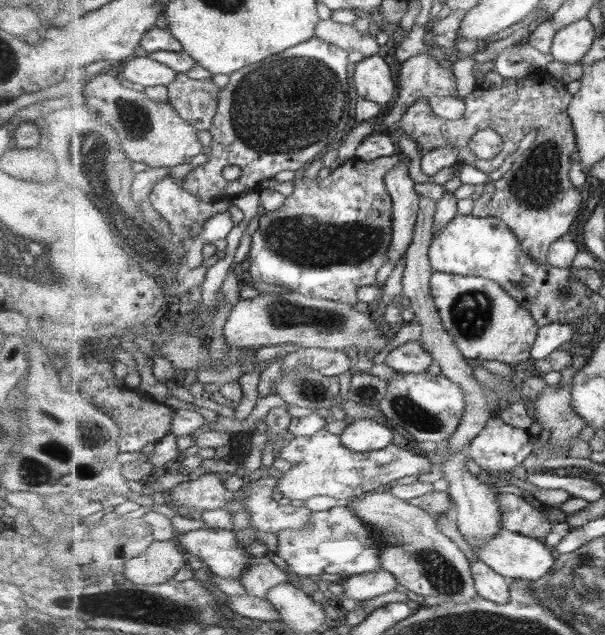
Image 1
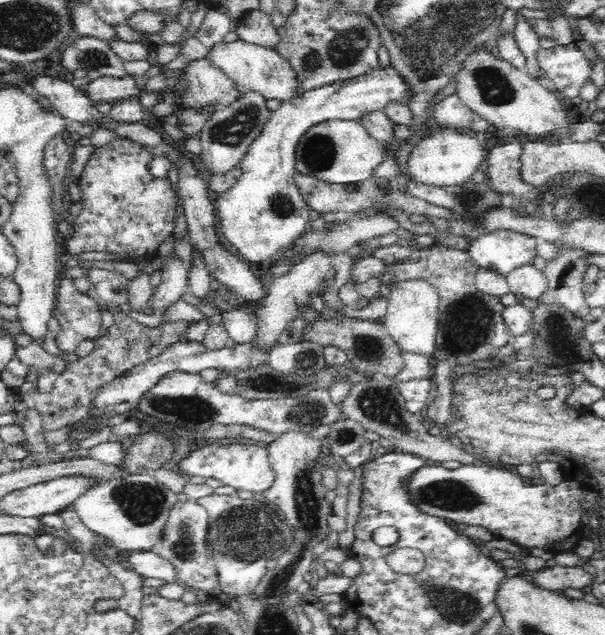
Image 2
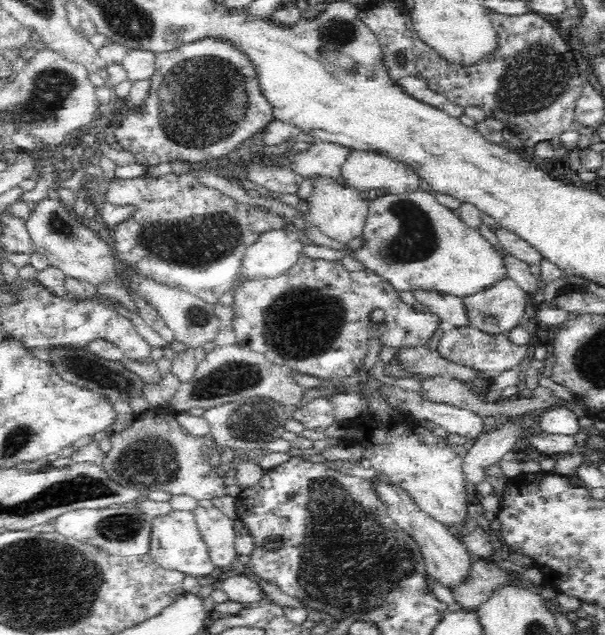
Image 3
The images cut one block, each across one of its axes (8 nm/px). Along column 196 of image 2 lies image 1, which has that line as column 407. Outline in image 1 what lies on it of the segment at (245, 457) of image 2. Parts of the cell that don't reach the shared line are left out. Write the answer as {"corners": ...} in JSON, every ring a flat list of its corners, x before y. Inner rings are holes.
{"corners":[[321,430,314,436,296,436,295,440,289,444,284,454,279,454,279,458,285,458,287,462,295,463,285,475,279,479,276,490,281,492,285,499,308,501,310,498,318,496,329,496,341,500,352,500,367,494,381,490,382,486,387,486,393,481,397,481,405,476,418,476,431,473,432,455,413,452,408,448,401,448,395,444,384,450,371,451,366,453,355,452,343,444,341,436,335,436,327,430]]}

